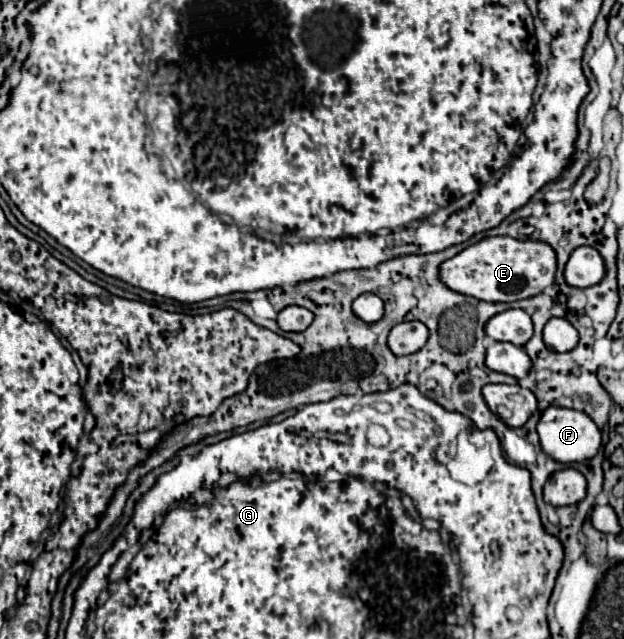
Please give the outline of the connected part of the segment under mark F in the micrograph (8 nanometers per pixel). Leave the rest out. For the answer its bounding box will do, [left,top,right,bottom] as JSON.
[538,406,602,464]

